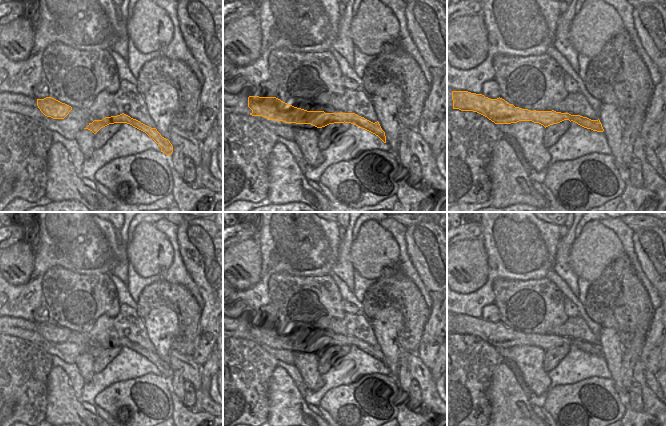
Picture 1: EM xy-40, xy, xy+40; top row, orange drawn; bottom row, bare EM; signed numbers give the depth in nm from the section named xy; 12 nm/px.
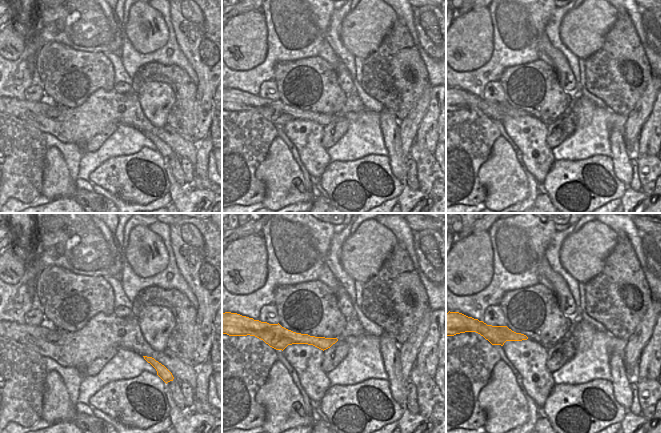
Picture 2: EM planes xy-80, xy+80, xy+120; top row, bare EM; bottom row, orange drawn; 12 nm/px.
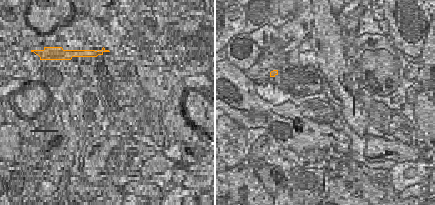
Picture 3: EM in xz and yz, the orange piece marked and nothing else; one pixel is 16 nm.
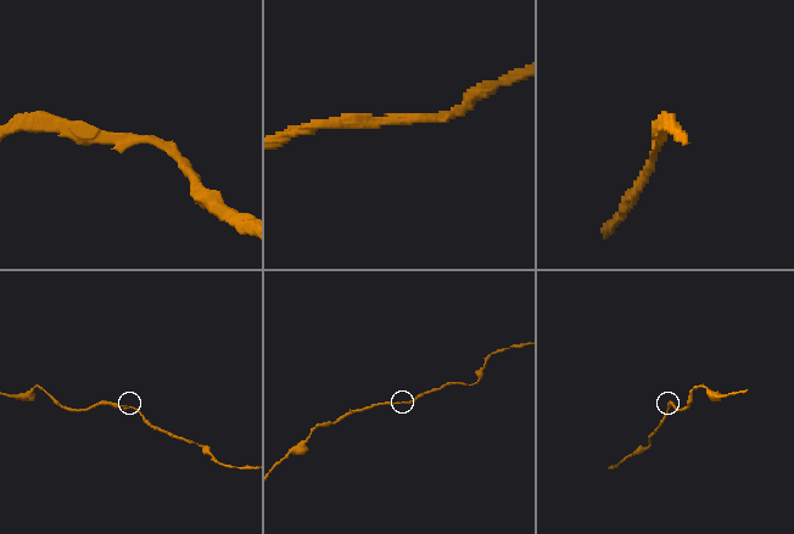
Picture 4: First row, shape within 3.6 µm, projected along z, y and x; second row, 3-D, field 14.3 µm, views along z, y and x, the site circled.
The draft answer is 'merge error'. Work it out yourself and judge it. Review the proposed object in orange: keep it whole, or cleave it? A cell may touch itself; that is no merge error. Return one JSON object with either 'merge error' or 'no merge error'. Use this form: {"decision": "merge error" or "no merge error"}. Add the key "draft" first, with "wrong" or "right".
{"draft": "wrong", "decision": "no merge error"}

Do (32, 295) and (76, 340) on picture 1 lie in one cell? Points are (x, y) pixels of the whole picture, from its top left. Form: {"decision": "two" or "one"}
{"decision": "two"}

